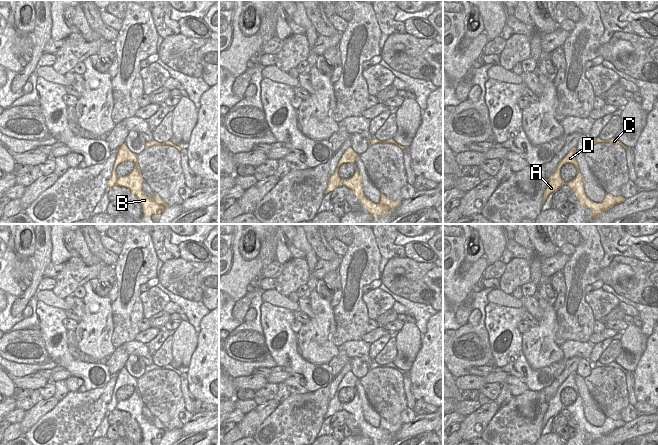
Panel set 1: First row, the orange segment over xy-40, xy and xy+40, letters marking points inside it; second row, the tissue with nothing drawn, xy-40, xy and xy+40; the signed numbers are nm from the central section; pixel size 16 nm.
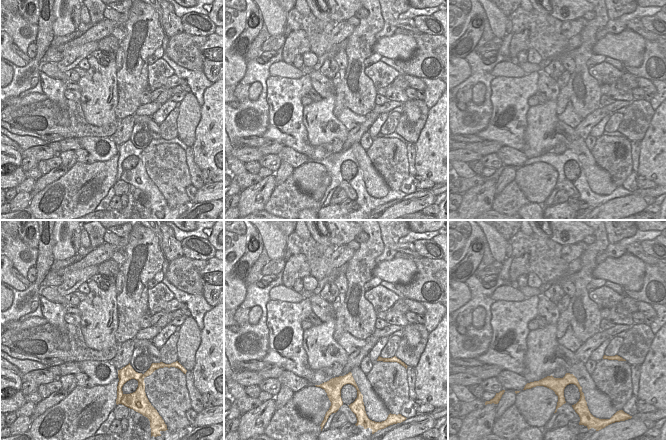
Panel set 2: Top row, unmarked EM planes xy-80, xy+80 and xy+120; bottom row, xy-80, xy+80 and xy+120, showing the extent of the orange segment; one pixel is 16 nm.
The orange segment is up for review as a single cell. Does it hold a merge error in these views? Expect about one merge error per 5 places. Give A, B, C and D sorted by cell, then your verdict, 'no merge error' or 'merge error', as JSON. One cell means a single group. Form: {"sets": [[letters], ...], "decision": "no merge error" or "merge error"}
{"sets": [["A", "B", "C", "D"]], "decision": "no merge error"}

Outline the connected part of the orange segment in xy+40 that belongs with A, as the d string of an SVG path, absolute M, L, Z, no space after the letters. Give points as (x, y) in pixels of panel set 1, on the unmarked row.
M572 372L565 379L565 381L558 387L555 396L549 400L548 409L543 417L542 428L544 429L547 421L551 417L555 417L564 408L564 406L560 400L560 394L563 389L570 387L576 392L577 399L573 404L567 406L566 409L575 417L575 419L578 423L577 429L582 430L583 433L589 432L591 434L591 439L589 440L589 442L592 444L595 440L601 438L604 435L609 434L614 429L617 429L617 428L623 426L625 424L625 422L623 420L613 420L609 417L606 417L604 424L602 426L596 427L596 426L591 425L586 420L585 415L584 415L582 399L579 395L579 390L575 383L575 375L576 375L576 372Z

